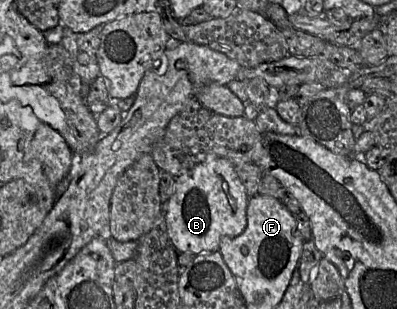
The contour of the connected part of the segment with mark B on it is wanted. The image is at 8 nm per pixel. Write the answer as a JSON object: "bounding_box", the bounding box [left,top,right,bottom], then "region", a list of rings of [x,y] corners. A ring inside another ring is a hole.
{"bounding_box":[164,157,249,253],"region":[[[221,157],[208,159],[175,178],[174,192],[164,208],[167,232],[178,253],[218,251],[223,238],[244,232],[249,197],[231,161]]]}

